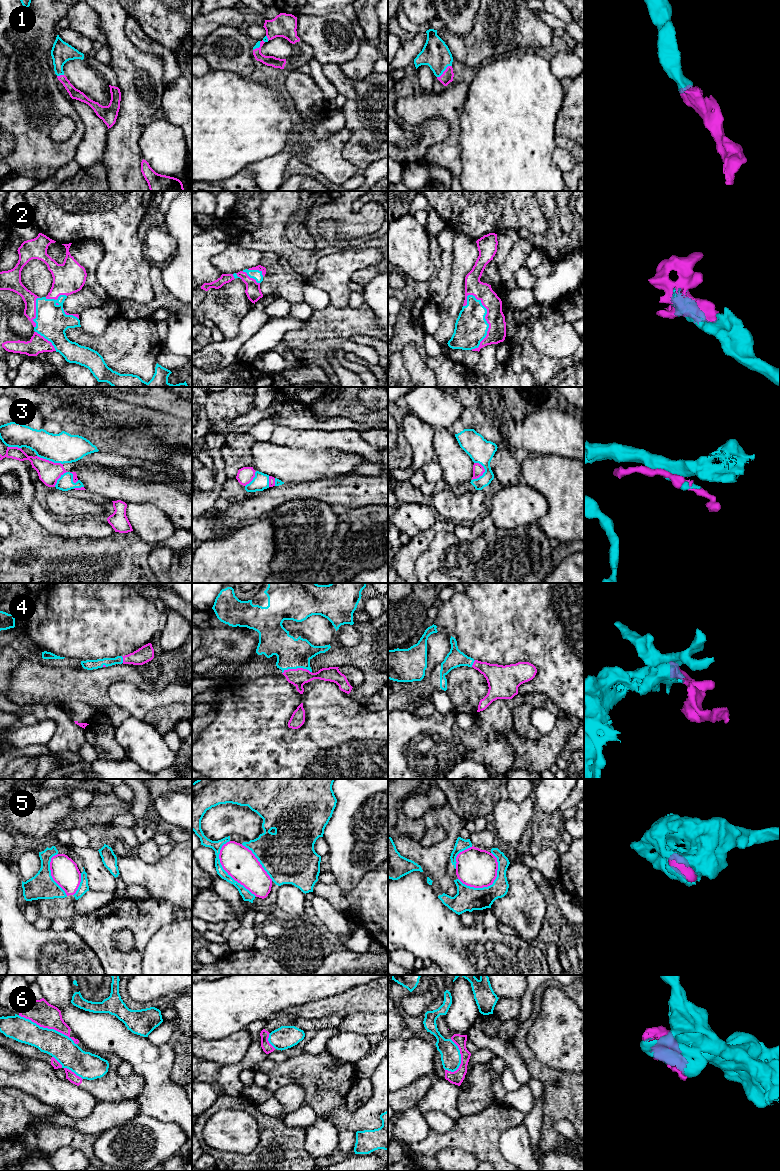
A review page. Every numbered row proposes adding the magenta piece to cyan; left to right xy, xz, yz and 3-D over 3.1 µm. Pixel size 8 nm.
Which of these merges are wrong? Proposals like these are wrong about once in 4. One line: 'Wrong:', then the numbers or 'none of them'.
Wrong: 5, 6

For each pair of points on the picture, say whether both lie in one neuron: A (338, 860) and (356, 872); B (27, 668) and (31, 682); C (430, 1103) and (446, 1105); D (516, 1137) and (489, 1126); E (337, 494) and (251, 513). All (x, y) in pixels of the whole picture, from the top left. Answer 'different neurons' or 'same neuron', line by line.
A: same neuron
B: same neuron
C: same neuron
D: different neurons
E: same neuron

